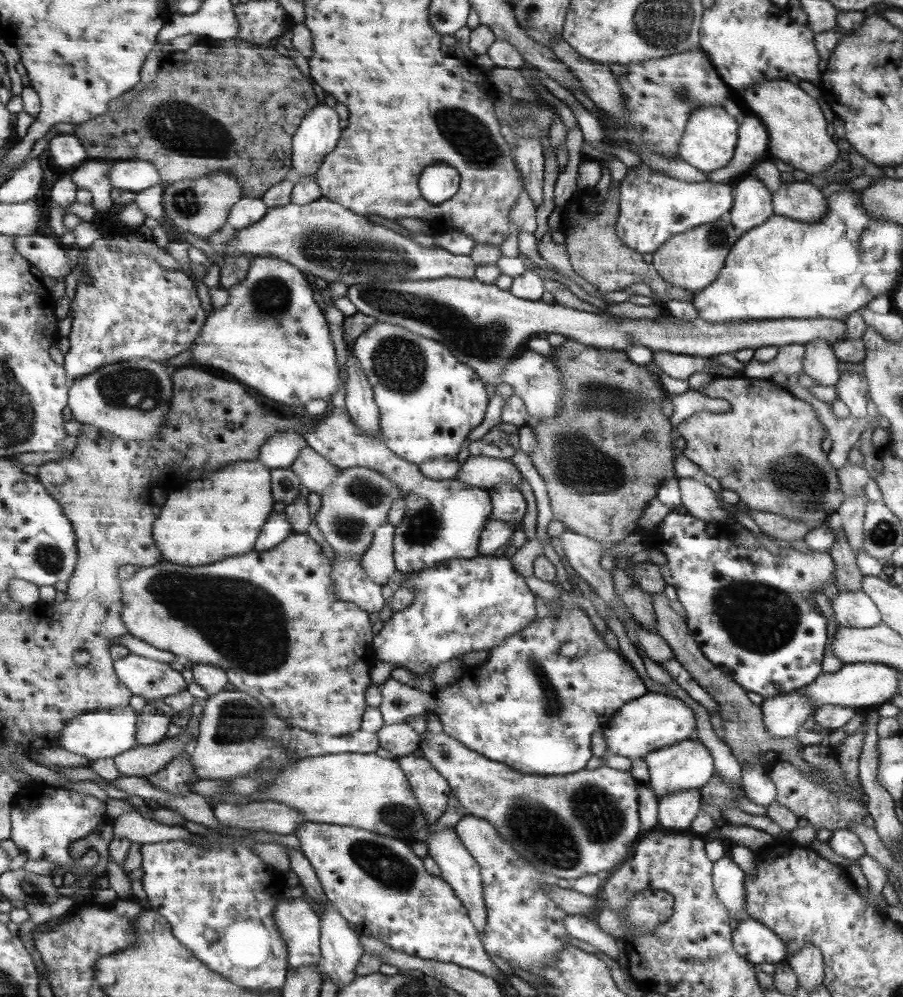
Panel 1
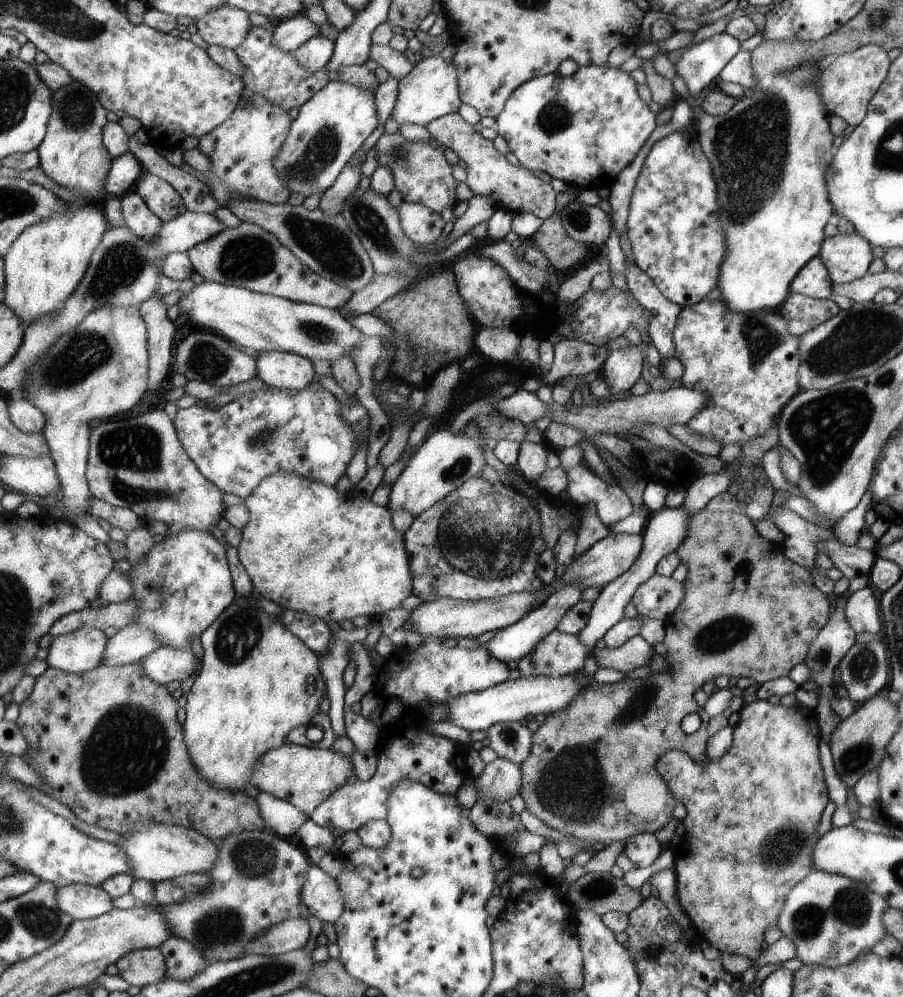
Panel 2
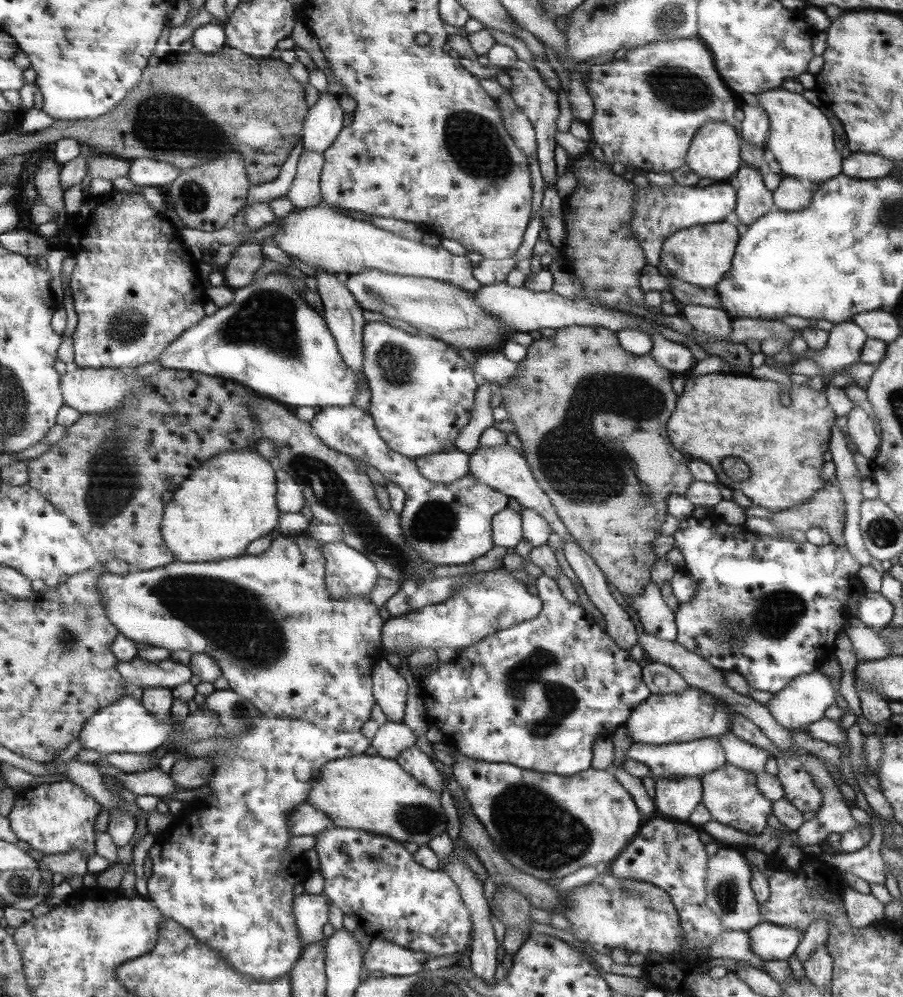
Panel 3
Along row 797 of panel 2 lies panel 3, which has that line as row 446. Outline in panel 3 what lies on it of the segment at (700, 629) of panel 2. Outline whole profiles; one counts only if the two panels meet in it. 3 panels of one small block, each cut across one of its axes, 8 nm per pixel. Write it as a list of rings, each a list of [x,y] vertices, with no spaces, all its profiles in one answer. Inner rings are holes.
[[[568,326],[555,329],[550,337],[541,336],[538,340],[526,348],[526,355],[520,360],[519,373],[511,377],[505,385],[493,385],[494,394],[501,398],[500,406],[507,410],[507,421],[513,424],[515,434],[521,443],[521,450],[524,453],[524,460],[530,466],[532,476],[536,478],[536,484],[548,496],[548,500],[554,506],[556,515],[564,525],[567,533],[579,545],[600,568],[604,577],[607,578],[611,586],[615,586],[624,599],[640,596],[643,587],[649,583],[649,568],[655,562],[655,554],[651,550],[651,540],[660,534],[660,526],[667,514],[667,504],[665,500],[669,494],[685,496],[689,486],[695,482],[688,469],[689,459],[683,457],[683,453],[673,450],[672,442],[669,441],[667,433],[667,422],[675,410],[675,401],[679,398],[671,390],[672,382],[669,370],[657,366],[653,361],[653,356],[649,353],[643,356],[635,356],[621,349],[615,332],[601,327],[580,327]]]

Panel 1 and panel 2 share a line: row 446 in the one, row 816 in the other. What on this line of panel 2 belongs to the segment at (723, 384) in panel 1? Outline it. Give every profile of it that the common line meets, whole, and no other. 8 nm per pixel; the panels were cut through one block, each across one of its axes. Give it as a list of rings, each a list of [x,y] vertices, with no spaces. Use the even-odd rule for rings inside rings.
[[[751,697],[747,699],[738,710],[739,718],[737,724],[732,727],[731,746],[715,760],[708,760],[707,765],[697,763],[685,751],[677,749],[666,750],[659,756],[656,762],[656,770],[661,778],[668,783],[669,790],[672,791],[673,798],[681,804],[681,823],[684,826],[684,834],[679,840],[679,847],[673,858],[673,869],[677,874],[678,903],[686,913],[688,920],[693,926],[696,938],[706,940],[708,946],[716,948],[720,953],[729,955],[741,955],[752,962],[760,956],[759,946],[763,940],[763,930],[767,926],[776,926],[779,920],[780,910],[784,906],[786,898],[773,898],[773,896],[788,896],[793,886],[799,884],[801,880],[812,872],[812,850],[819,838],[816,833],[817,825],[820,821],[827,799],[827,788],[825,787],[823,766],[820,762],[820,734],[817,728],[817,716],[813,708],[803,706],[797,702],[794,706],[787,708],[783,705],[772,705],[766,700]],[[755,882],[767,882],[767,892],[765,896],[751,896],[751,888]]]

